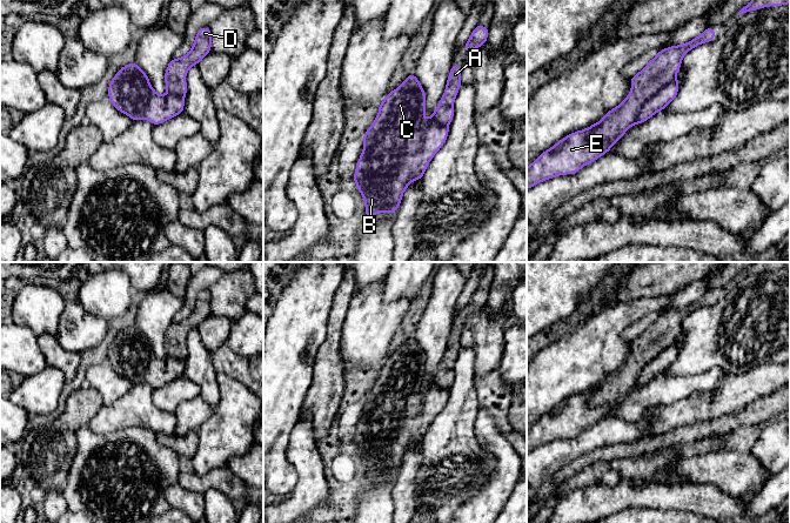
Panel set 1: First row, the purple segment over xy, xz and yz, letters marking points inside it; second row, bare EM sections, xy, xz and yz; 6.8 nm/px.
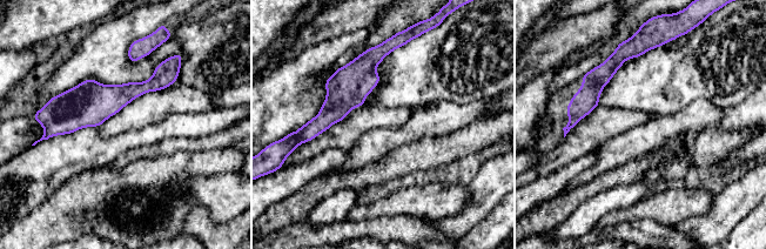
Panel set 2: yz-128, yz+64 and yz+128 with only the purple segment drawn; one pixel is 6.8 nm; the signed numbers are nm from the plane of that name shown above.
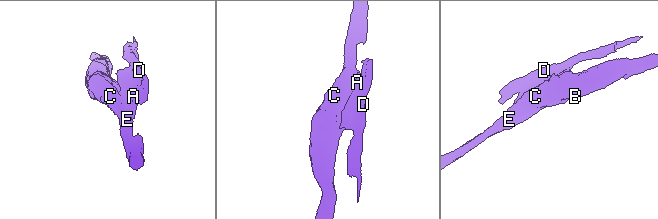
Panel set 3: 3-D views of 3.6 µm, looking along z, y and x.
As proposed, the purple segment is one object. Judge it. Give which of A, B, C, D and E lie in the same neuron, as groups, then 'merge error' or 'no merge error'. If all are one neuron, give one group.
groups A D / B C E; merge error

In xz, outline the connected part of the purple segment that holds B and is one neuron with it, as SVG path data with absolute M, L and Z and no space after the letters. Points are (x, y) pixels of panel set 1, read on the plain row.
M411 336L397 353L389 355L379 368L379 377L363 398L363 414L356 425L353 444L362 457L366 481L379 476L396 476L402 458L414 443L422 443L433 420L444 408L448 389L436 387L430 378L424 387L426 355Z

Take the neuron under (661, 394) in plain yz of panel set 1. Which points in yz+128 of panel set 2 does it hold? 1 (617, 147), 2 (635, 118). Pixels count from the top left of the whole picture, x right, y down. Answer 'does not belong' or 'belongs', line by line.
1: does not belong
2: belongs

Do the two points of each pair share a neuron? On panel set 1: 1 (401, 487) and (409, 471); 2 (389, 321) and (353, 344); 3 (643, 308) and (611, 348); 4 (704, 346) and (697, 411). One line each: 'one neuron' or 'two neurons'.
1: one neuron
2: one neuron
3: one neuron
4: two neurons

